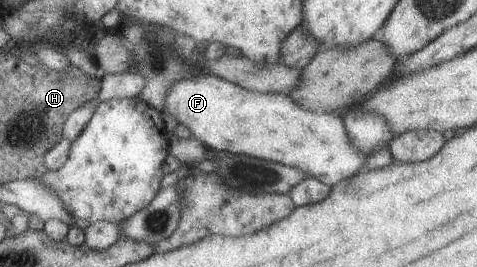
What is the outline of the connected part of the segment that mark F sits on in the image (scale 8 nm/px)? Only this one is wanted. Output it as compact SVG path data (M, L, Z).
M208 72L174 83L163 108L215 153L240 154L302 169L310 178L334 185L361 171L367 155L354 149L342 118L308 111L282 93L252 92Z

